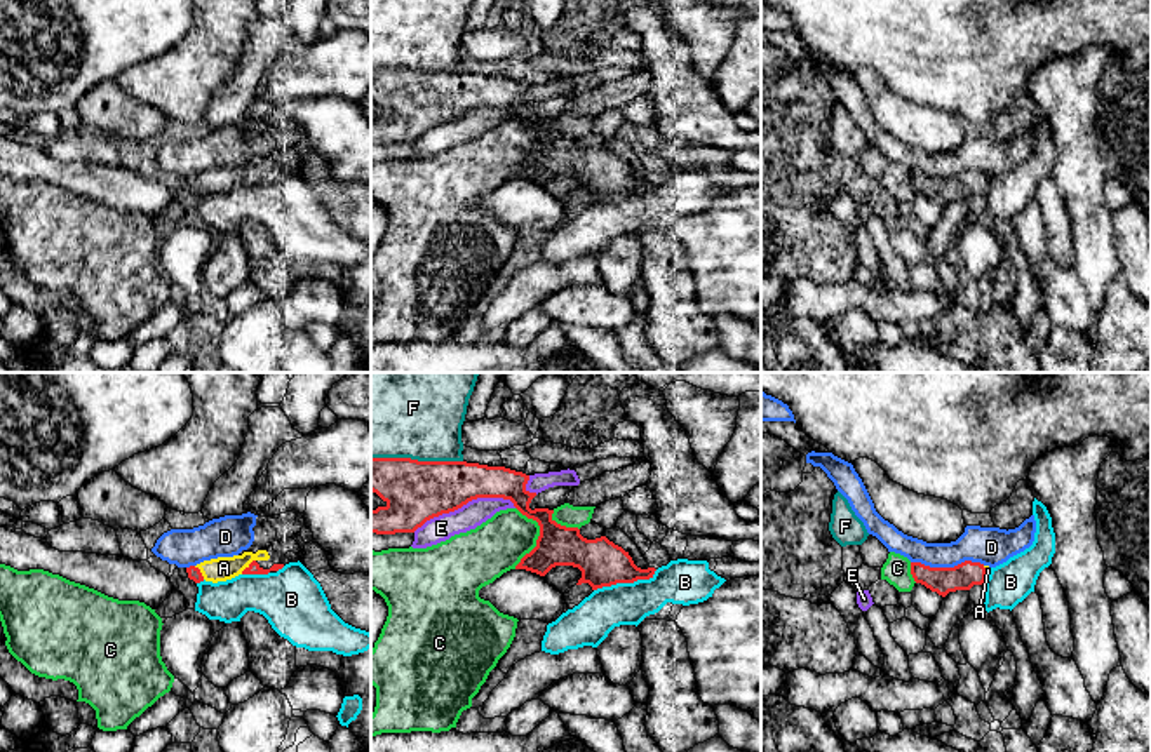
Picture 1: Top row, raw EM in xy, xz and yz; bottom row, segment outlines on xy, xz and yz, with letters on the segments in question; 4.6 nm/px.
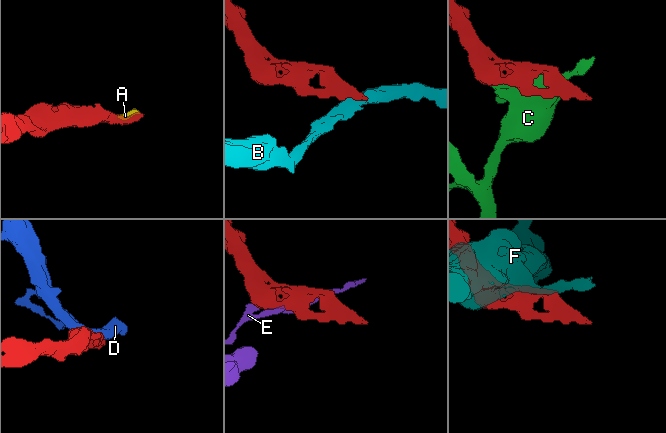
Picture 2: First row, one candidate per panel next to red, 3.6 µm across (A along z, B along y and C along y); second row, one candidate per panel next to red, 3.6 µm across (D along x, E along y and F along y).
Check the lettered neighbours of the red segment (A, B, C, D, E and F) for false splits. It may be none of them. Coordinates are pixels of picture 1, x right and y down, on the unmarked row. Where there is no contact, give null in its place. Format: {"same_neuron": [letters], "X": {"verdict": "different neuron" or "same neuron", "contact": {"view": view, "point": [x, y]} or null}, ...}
{"same_neuron": ["A"], "A": {"verdict": "same neuron", "contact": {"view": "xy", "point": [249, 176]}}, "B": {"verdict": "different neuron", "contact": {"view": "xz", "point": [625, 192]}}, "C": {"verdict": "different neuron", "contact": {"view": "xz", "point": [540, 145]}}, "D": {"verdict": "different neuron", "contact": {"view": "yz", "point": [948, 178]}}, "E": {"verdict": "different neuron", "contact": {"view": "xz", "point": [464, 114]}}, "F": {"verdict": "different neuron", "contact": {"view": "xz", "point": [417, 70]}}}

